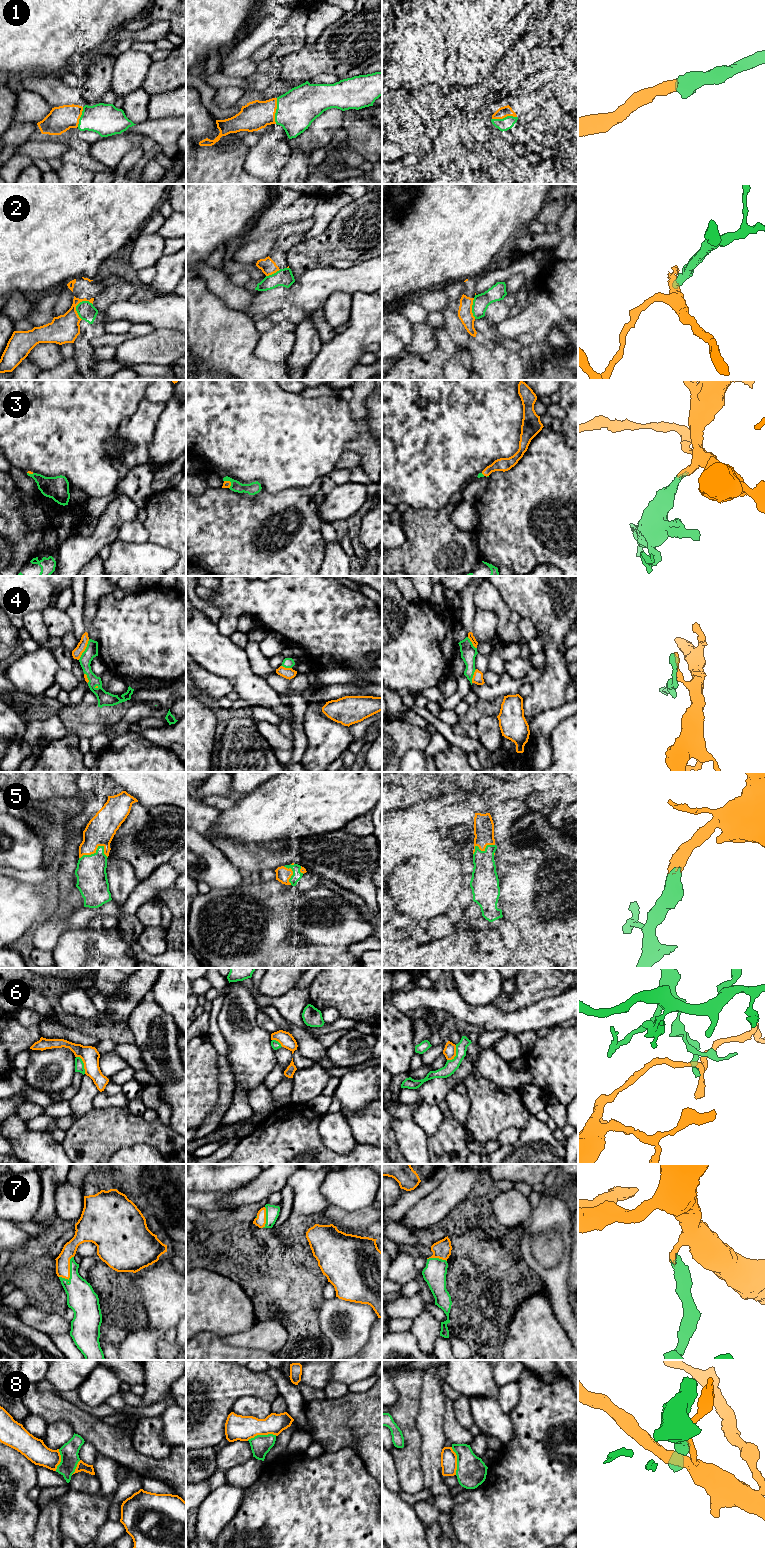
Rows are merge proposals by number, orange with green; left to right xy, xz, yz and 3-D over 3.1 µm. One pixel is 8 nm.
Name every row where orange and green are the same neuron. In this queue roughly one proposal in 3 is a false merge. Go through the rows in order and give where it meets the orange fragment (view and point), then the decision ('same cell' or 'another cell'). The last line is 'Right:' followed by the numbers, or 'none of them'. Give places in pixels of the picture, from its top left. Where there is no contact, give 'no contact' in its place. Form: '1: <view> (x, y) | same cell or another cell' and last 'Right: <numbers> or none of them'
1: xz (275, 111) | same cell
2: xy (75, 307) | another cell
3: xz (230, 482) | same cell
4: xy (85, 648) | another cell
5: xy (96, 849) | same cell
6: xy (84, 1064) | another cell
7: xy (69, 1270) | same cell
8: xz (261, 1434) | another cell
Right: 1, 3, 5, 7

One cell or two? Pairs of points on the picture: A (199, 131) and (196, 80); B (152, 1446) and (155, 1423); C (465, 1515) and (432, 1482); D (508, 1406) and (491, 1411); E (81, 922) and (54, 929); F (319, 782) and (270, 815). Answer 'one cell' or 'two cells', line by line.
A: two cells
B: one cell
C: two cells
D: two cells
E: two cells
F: one cell

